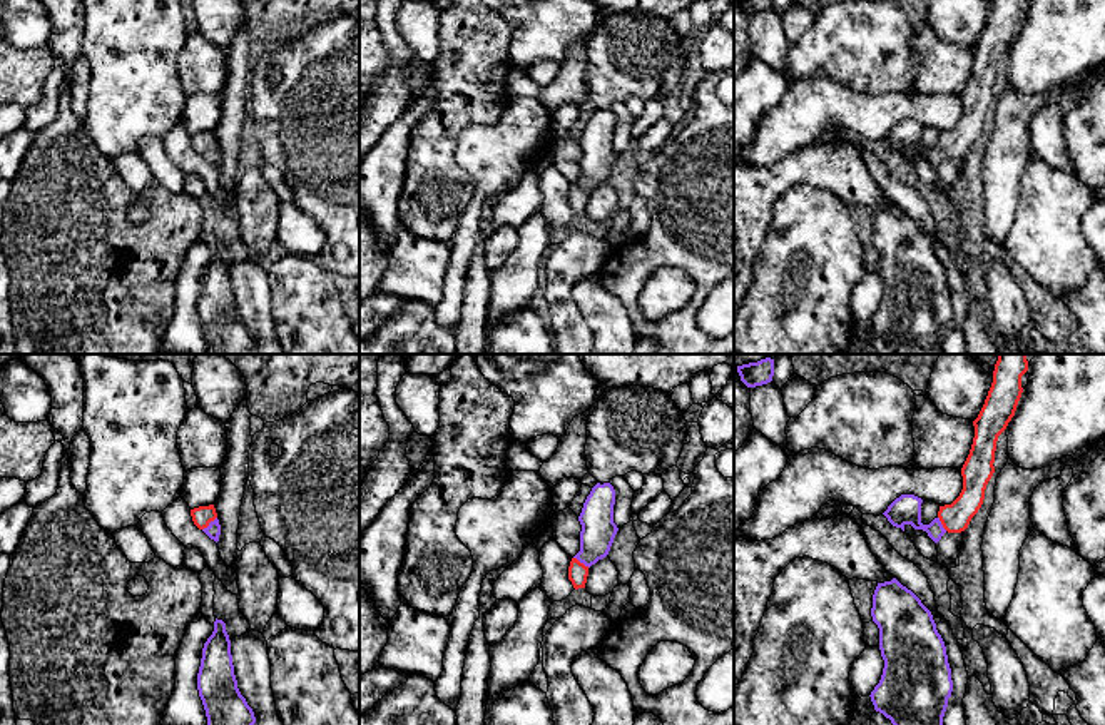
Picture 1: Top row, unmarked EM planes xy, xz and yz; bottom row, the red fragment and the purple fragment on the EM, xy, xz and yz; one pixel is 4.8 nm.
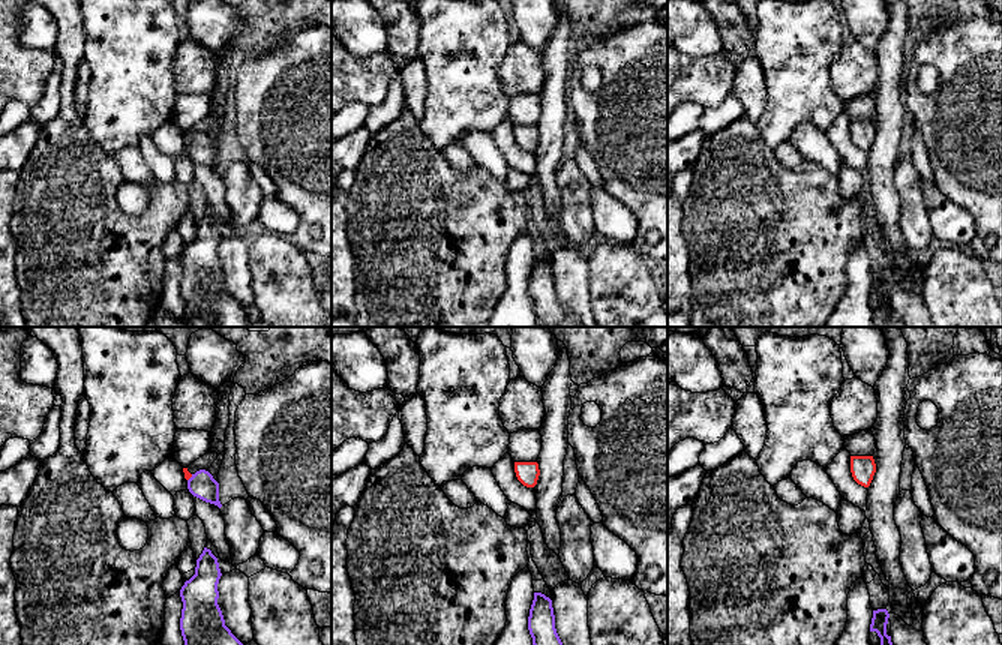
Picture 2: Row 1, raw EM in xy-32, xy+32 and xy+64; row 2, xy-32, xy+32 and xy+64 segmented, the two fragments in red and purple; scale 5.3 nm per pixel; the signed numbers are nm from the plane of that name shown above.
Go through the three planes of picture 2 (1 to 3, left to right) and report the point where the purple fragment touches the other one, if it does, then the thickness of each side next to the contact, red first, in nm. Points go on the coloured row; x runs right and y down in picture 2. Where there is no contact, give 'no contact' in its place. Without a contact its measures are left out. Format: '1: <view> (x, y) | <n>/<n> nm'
1: xy-32 (191, 476) | 40/140 nm
2: no contact
3: no contact

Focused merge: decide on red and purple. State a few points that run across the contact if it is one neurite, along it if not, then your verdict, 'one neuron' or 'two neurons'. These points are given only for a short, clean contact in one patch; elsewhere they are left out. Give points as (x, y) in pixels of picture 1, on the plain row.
line xy (203, 141), (209, 147), (213, 156); one neuron

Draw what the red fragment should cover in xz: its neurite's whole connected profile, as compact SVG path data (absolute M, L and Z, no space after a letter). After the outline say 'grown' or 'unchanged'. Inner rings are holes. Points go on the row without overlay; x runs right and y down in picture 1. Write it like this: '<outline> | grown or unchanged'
M597 109L587 122L578 147L580 177L572 184L568 205L573 214L585 214L588 194L610 177L619 157L614 149L615 115L610 109Z | grown

